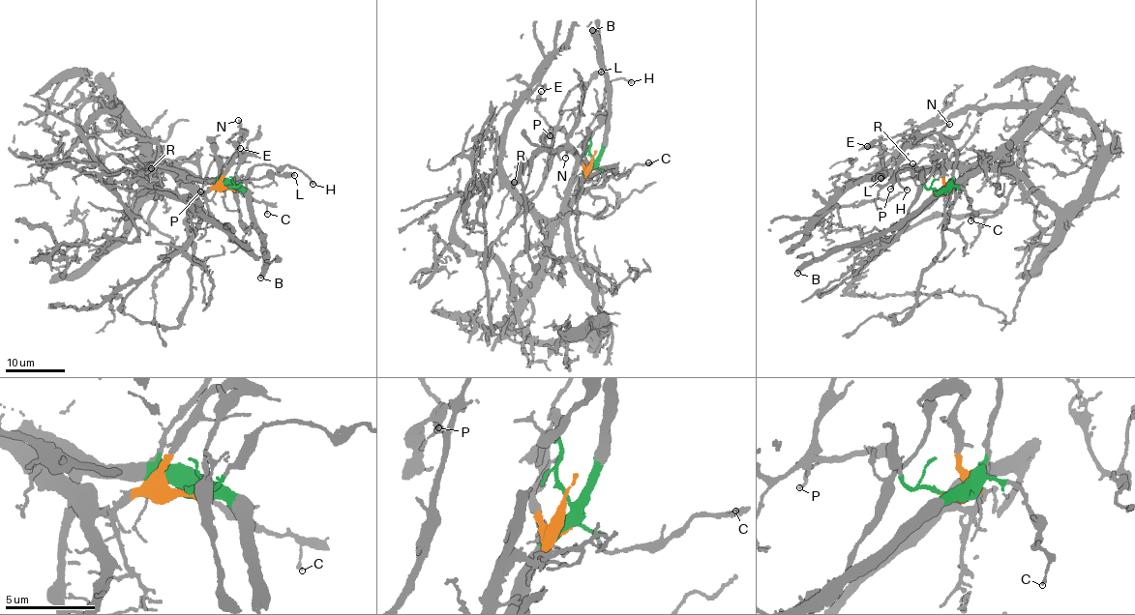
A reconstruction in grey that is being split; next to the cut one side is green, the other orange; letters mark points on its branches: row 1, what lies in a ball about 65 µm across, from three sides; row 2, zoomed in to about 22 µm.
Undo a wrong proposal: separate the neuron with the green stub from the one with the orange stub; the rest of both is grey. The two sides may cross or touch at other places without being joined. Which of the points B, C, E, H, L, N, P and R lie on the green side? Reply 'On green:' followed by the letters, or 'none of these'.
On green: B, C, E, H, N

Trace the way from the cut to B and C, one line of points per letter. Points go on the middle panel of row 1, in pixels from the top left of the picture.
B: (591, 158), (595, 161), (601, 153), (601, 144), (607, 134), (609, 106), (601, 50), (593, 31)
C: (591, 158), (607, 176), (622, 175), (636, 164), (648, 163)

